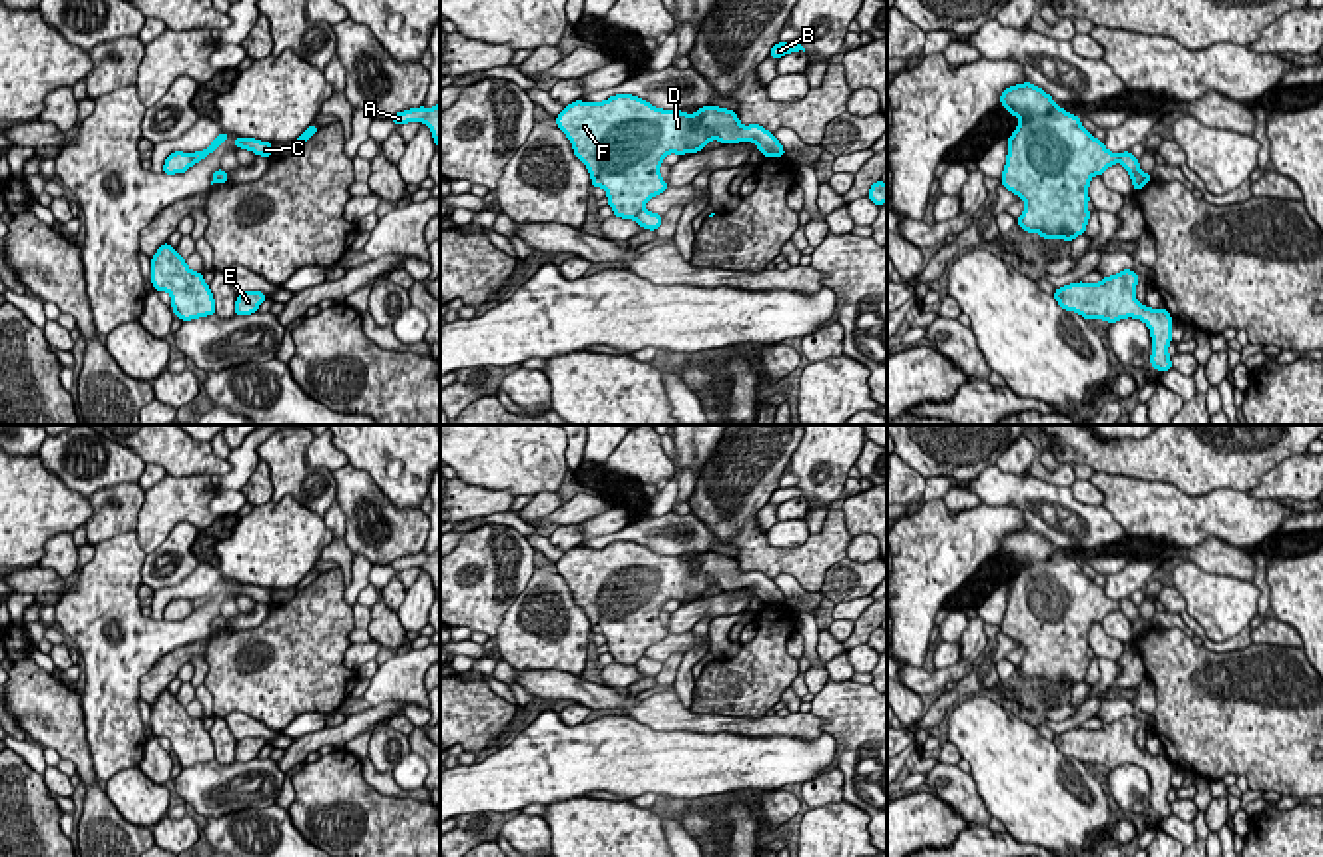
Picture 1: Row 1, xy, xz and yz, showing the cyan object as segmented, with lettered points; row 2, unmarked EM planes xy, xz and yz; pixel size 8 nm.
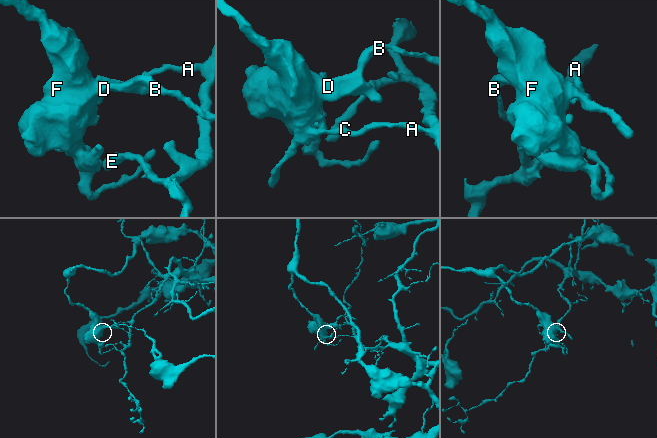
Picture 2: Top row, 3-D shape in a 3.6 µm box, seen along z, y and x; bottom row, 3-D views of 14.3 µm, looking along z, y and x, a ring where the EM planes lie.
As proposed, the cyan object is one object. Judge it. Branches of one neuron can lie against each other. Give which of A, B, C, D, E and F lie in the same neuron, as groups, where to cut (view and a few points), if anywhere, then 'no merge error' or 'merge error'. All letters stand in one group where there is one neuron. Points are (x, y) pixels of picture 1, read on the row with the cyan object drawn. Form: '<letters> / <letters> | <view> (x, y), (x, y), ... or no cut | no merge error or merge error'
A B C D E F | no cut | no merge error

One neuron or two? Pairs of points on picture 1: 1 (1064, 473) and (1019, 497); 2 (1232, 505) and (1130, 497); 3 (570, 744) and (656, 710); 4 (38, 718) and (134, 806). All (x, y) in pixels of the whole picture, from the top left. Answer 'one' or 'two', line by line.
1: two
2: one
3: two
4: two

